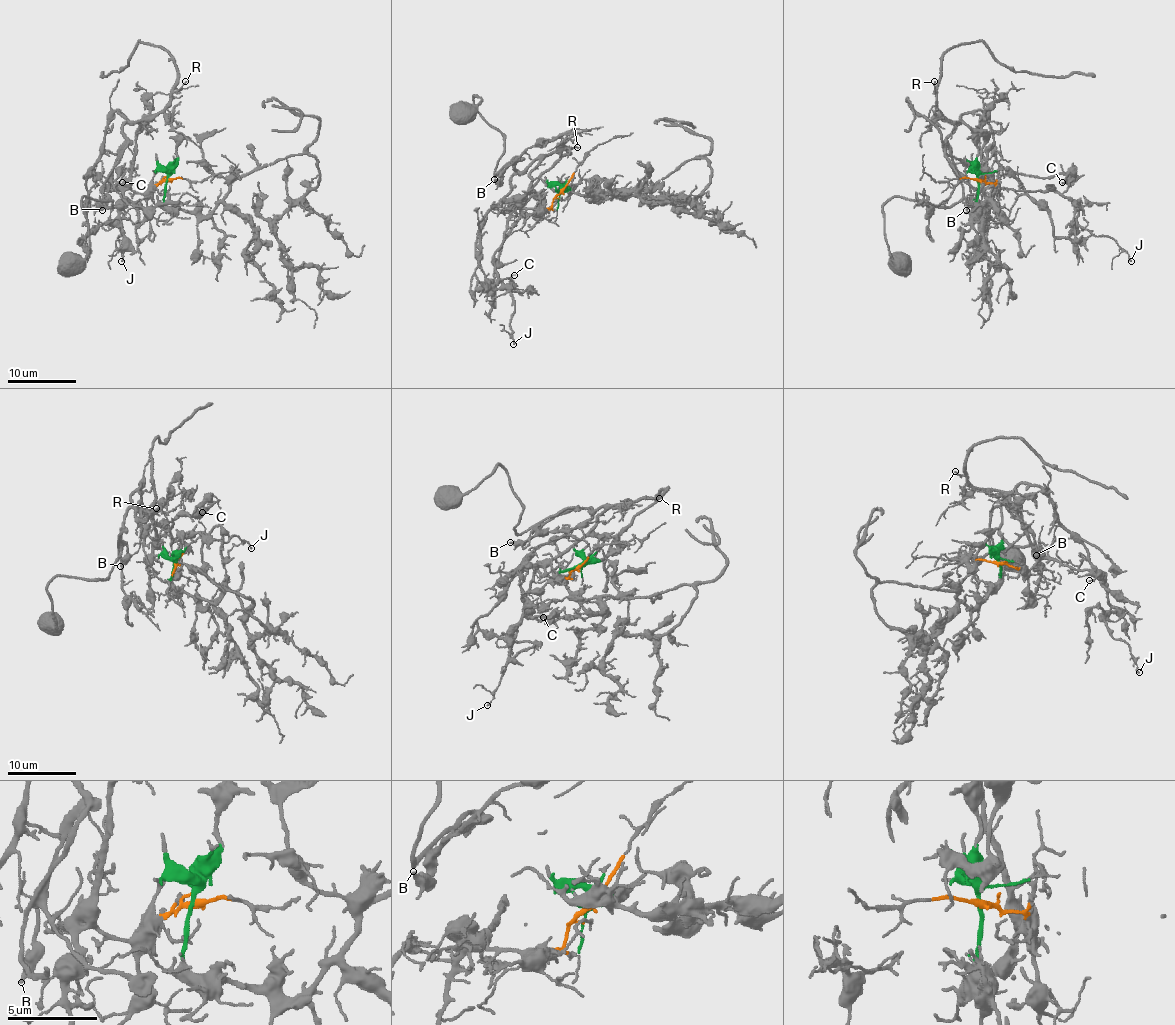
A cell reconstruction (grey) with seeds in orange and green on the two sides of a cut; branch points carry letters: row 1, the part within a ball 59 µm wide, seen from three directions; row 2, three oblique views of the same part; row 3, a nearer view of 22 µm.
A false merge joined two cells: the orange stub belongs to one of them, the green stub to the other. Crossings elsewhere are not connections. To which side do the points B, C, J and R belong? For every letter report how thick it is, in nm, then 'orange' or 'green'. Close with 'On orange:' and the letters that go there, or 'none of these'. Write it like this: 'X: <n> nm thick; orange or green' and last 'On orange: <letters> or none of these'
B: 320 nm thick; orange
C: 120 nm thick; orange
J: 130 nm thick; orange
R: 110 nm thick; orange
On orange: B, C, J, R

